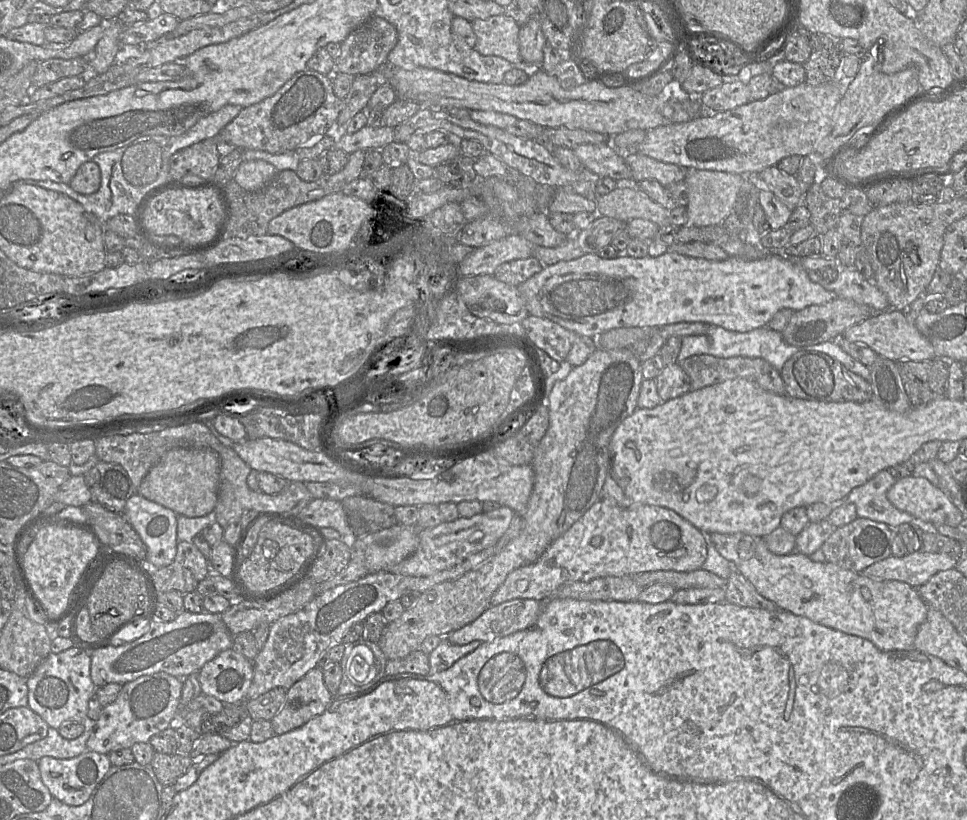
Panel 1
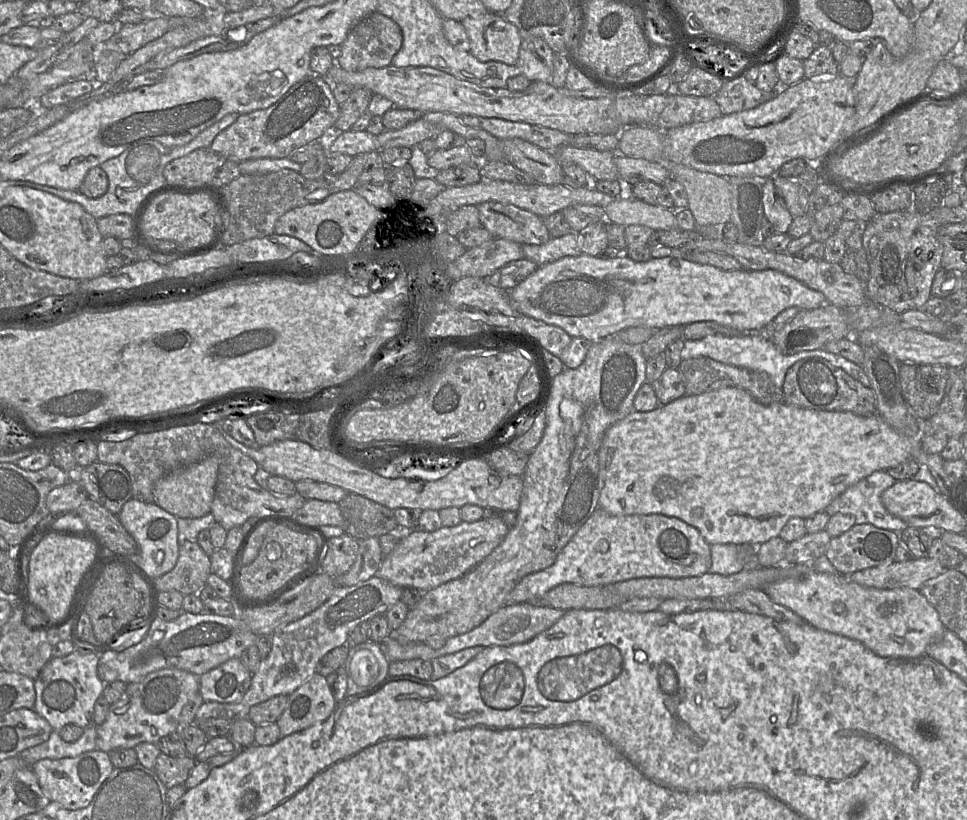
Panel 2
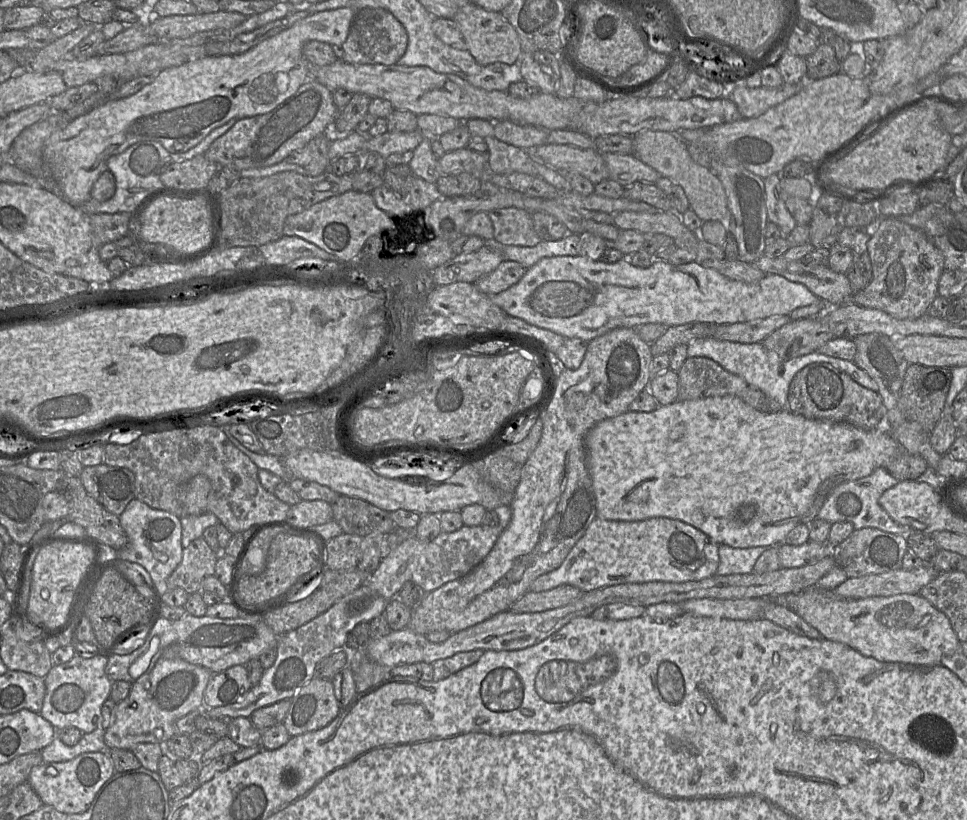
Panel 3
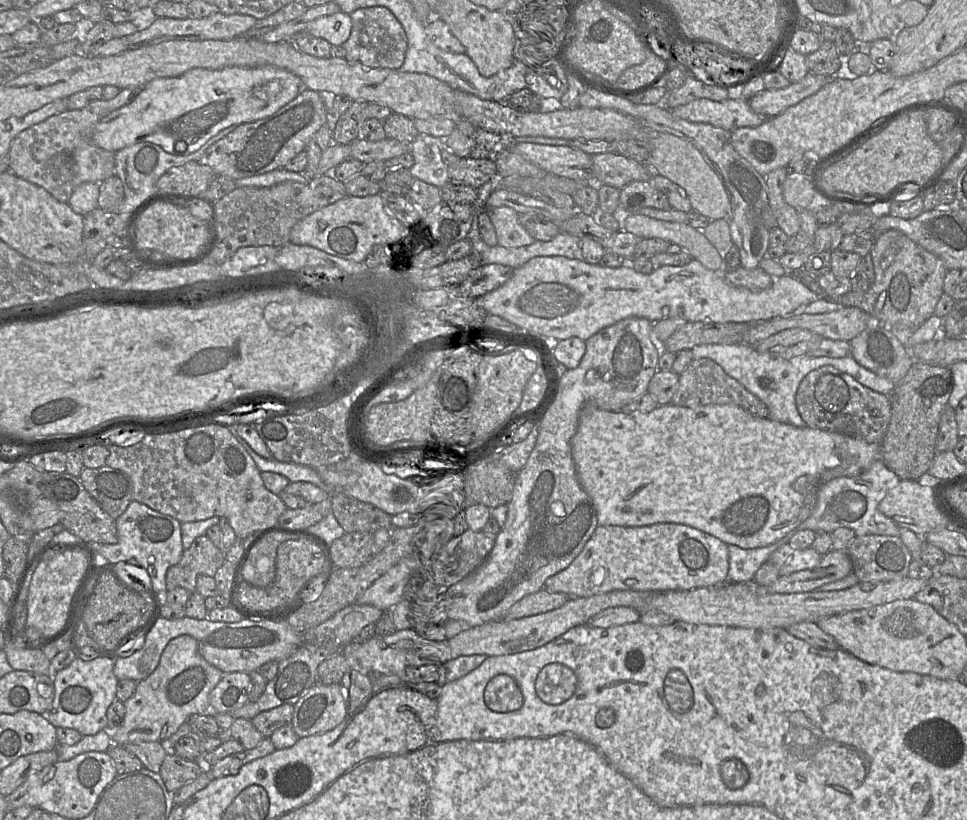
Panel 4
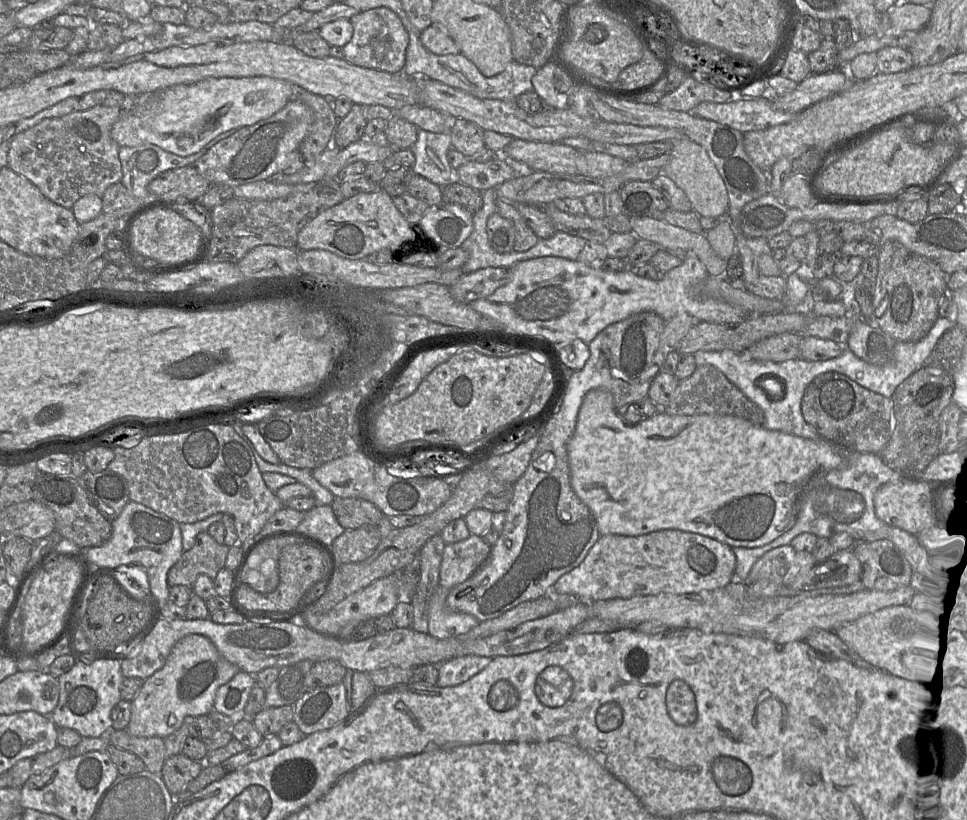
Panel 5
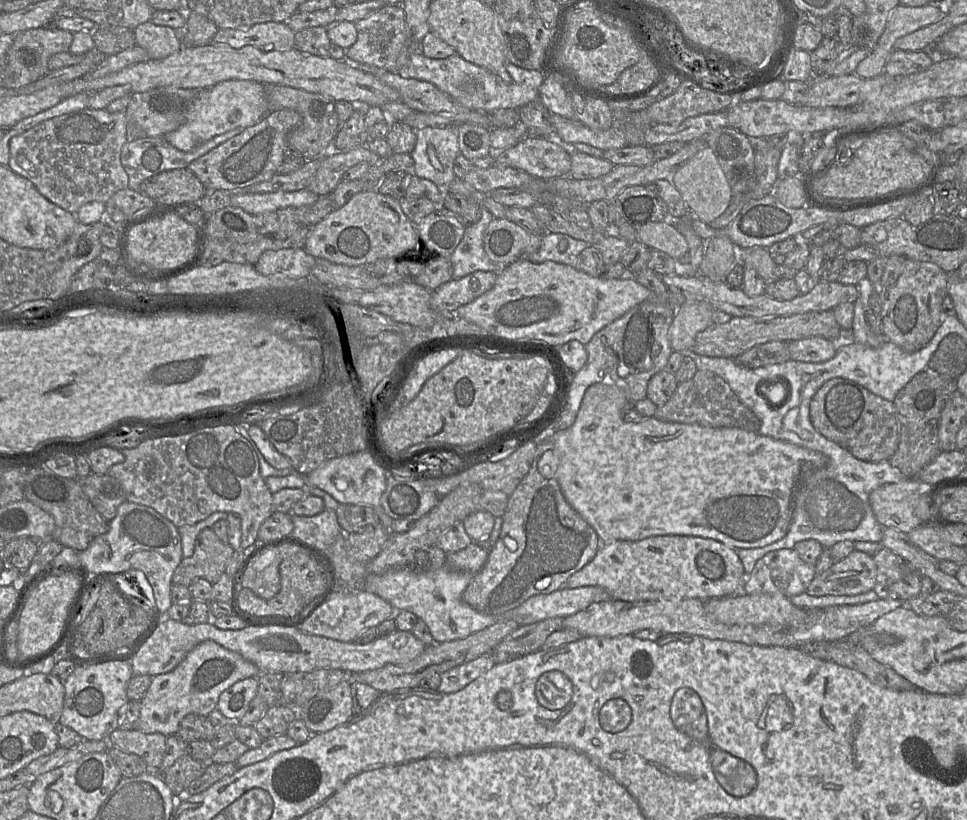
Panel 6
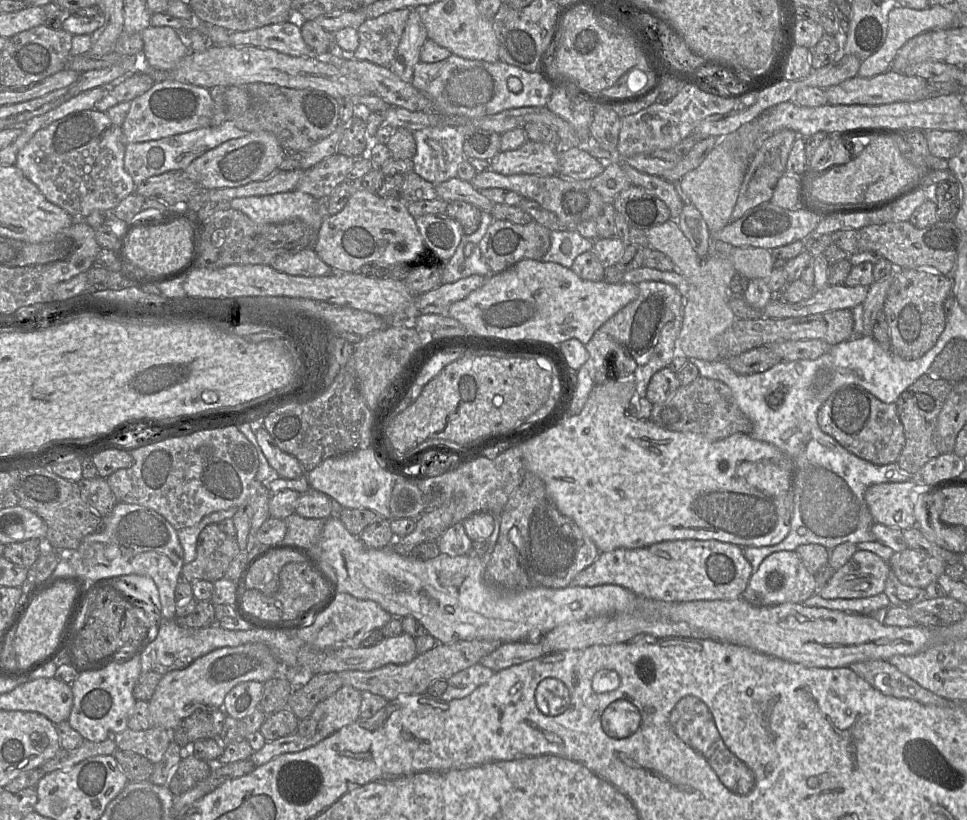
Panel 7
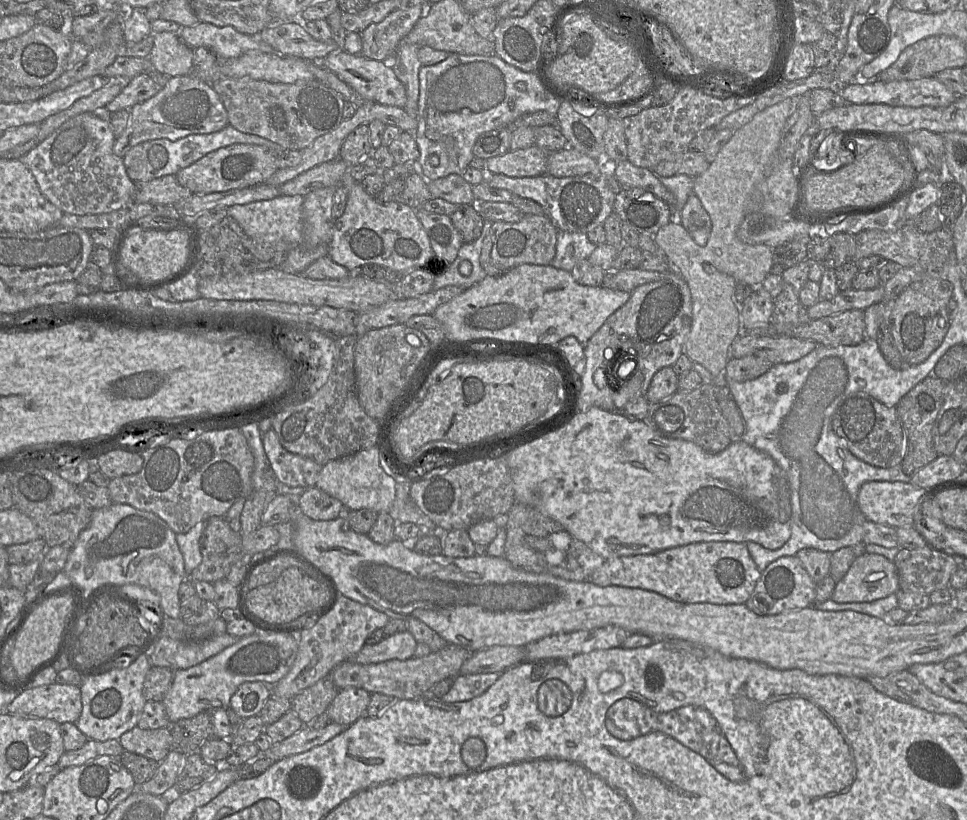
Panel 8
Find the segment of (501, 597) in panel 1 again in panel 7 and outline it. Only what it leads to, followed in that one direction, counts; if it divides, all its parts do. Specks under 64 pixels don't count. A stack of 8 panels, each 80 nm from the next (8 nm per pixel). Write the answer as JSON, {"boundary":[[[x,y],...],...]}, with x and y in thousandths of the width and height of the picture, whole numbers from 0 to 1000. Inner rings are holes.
{"boundary":[[[696,659],[664,668],[638,668],[630,673],[622,673],[611,689],[592,706],[589,715],[639,713],[669,730],[698,735],[721,732],[759,732],[766,729],[777,701],[777,689],[769,678],[768,668],[763,665],[741,659]]]}

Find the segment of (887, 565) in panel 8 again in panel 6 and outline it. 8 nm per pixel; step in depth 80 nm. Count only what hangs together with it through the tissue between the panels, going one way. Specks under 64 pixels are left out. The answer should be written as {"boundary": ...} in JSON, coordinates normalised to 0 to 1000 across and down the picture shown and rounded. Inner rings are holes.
{"boundary":[[[882,671],[856,695],[844,701],[834,723],[839,727],[882,727],[903,720],[905,709],[906,689],[902,678]]]}

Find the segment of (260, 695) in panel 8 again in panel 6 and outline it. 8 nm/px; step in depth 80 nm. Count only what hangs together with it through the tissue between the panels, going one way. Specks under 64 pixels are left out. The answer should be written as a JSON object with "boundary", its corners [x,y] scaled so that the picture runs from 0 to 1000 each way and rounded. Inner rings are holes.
{"boundary":[[[266,826],[245,830],[228,846],[223,865],[238,879],[247,879],[266,846]]]}

